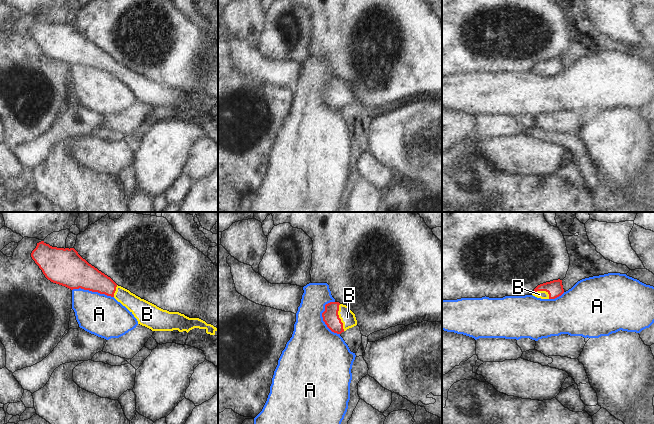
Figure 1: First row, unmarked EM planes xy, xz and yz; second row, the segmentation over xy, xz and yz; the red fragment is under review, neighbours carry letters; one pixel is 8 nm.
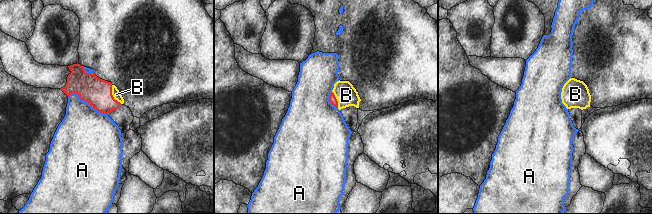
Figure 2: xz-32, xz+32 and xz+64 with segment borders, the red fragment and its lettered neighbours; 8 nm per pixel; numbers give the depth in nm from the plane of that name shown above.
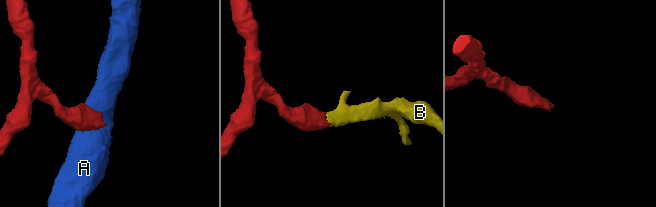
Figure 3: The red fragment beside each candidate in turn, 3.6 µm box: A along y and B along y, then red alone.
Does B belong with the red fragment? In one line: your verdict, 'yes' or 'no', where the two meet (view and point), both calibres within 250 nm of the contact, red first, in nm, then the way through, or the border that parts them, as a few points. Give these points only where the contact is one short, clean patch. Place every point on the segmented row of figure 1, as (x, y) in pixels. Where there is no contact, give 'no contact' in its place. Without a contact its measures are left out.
yes | xz (338, 317) | 130/120 nm | across xz (330, 316), (338, 317), (347, 317)

